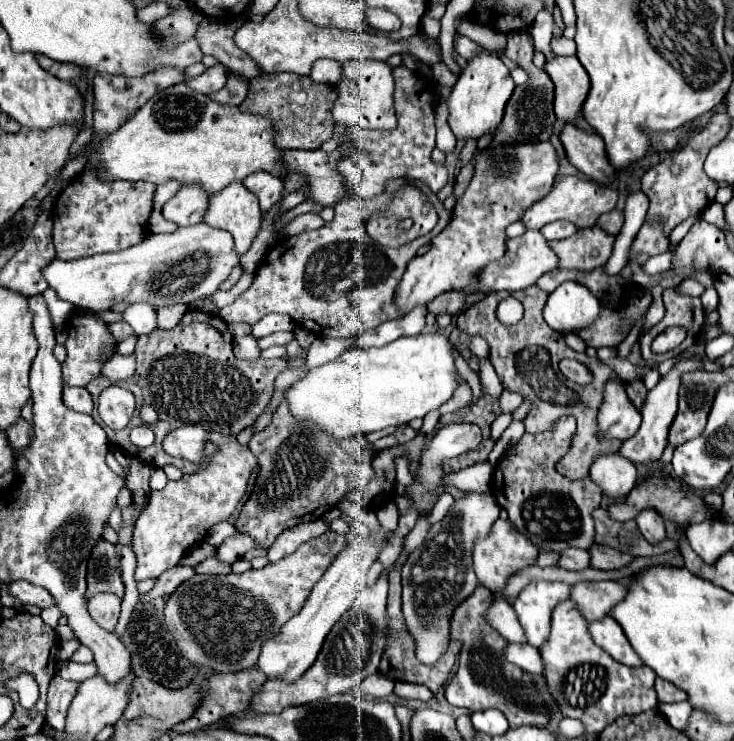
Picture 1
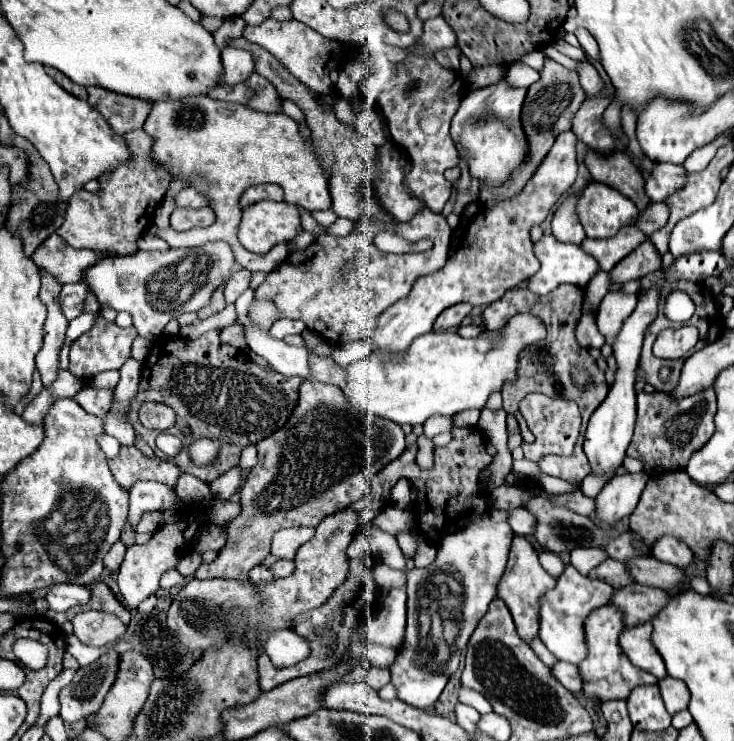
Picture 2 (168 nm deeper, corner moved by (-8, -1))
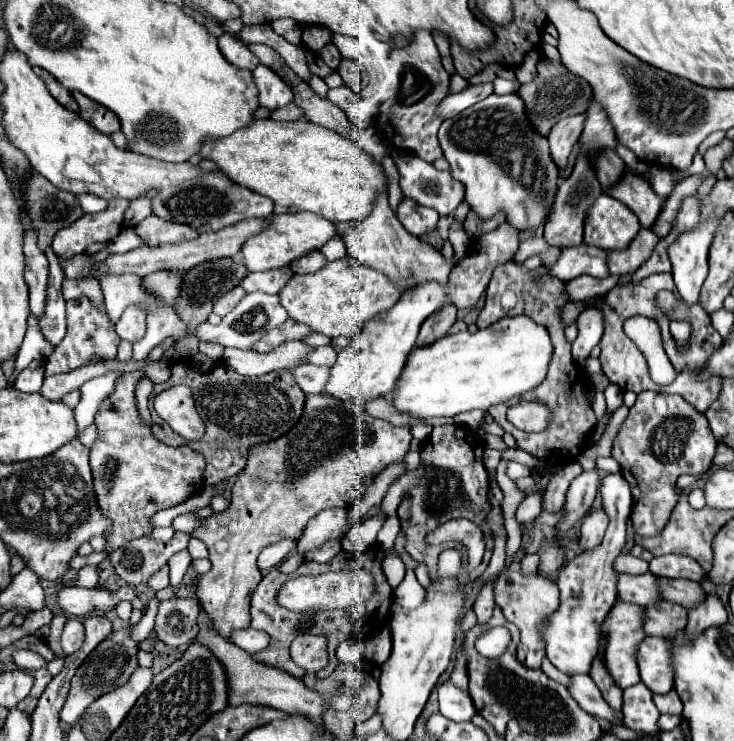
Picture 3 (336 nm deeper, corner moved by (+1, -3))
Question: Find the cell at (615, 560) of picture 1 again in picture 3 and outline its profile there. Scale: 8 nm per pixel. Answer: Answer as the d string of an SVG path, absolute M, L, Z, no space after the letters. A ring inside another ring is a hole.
M659 578L659 588L665 600L685 606L687 610L691 610L691 606L697 606L705 598L705 590L701 588L699 582L691 582L683 578L677 578L677 580Z

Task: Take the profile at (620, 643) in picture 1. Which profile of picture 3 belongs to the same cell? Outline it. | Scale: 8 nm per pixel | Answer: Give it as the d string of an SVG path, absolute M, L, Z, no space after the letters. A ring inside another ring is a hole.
M647 636L637 652L641 682L653 694L667 694L675 688L673 680L673 646L667 638Z

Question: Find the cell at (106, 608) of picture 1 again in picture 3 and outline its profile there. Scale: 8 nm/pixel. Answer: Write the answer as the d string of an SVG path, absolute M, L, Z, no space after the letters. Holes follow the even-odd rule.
M77 618L67 620L67 624L63 628L63 634L61 634L61 650L65 654L73 654L81 648L84 640L85 629L81 620L77 620Z

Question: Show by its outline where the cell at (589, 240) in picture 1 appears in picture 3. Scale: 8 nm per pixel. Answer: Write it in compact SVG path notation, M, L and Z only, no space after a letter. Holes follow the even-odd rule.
M641 230L627 250L609 250L607 264L611 274L615 276L633 274L647 260L647 256L651 256L651 250L659 240L661 238L653 230Z

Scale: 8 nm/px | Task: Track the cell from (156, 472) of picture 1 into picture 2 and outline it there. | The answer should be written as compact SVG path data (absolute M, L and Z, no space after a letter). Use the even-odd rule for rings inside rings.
M138 480L130 490L128 518L132 526L138 524L138 518L146 510L170 510L178 502L174 488L154 480Z

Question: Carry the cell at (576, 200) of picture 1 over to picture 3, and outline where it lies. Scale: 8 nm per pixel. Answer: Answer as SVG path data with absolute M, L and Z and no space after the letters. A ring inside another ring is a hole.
M601 194L585 222L585 244L603 250L623 250L641 230L639 218L613 196Z

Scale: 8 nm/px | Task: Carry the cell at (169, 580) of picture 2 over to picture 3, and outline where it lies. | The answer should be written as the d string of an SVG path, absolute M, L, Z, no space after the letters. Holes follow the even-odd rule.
M175 532L169 542L157 542L151 536L143 536L115 550L109 560L119 580L139 586L145 584L161 566L165 566L167 560L181 550L179 546L187 546L187 542L189 536L183 532Z

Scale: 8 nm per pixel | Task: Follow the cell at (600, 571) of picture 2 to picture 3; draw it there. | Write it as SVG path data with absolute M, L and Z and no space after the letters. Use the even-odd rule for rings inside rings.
M647 572L641 576L631 576L631 574L619 574L619 600L623 602L633 602L639 606L651 606L651 602L663 600L659 594L659 586L655 586L657 576Z

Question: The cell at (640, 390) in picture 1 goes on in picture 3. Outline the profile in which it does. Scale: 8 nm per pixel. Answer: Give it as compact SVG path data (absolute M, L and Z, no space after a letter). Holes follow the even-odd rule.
M639 392L637 402L619 428L613 442L613 458L621 464L621 474L631 486L631 522L639 536L655 536L667 524L677 504L675 482L683 474L705 474L715 456L715 436L709 422L681 396L661 392Z

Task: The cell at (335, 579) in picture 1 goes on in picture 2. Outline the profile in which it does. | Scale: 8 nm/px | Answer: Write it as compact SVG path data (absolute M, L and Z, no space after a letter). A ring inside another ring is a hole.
M278 630L266 640L264 652L270 656L276 668L288 668L310 656L310 644L294 630Z

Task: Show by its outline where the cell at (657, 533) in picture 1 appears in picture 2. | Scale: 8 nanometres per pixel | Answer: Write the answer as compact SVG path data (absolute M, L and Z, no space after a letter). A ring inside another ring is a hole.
M662 536L654 542L652 546L652 556L656 560L662 560L662 562L668 562L668 564L674 564L678 568L686 568L690 562L692 562L692 550L682 542L678 540L676 536Z

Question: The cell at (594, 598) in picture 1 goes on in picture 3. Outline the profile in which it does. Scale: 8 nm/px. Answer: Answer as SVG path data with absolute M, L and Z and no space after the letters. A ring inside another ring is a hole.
M657 602L655 606L647 608L645 614L645 632L649 636L663 636L673 638L687 626L687 610L673 602Z

